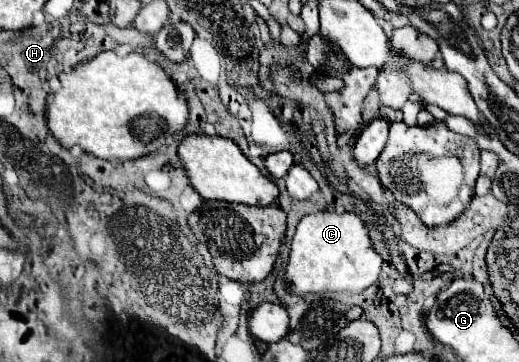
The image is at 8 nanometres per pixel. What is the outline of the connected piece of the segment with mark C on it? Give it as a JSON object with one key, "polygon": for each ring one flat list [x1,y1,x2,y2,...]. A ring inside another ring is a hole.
{"polygon":[[311,213,305,215,297,225,283,281,295,295,323,291,353,295,365,291,379,279,381,263,381,257,371,247,369,231,355,213]]}

